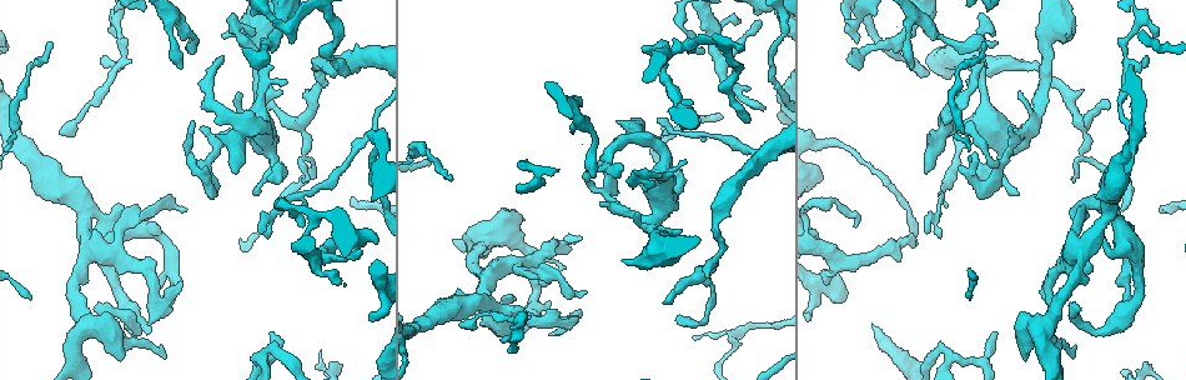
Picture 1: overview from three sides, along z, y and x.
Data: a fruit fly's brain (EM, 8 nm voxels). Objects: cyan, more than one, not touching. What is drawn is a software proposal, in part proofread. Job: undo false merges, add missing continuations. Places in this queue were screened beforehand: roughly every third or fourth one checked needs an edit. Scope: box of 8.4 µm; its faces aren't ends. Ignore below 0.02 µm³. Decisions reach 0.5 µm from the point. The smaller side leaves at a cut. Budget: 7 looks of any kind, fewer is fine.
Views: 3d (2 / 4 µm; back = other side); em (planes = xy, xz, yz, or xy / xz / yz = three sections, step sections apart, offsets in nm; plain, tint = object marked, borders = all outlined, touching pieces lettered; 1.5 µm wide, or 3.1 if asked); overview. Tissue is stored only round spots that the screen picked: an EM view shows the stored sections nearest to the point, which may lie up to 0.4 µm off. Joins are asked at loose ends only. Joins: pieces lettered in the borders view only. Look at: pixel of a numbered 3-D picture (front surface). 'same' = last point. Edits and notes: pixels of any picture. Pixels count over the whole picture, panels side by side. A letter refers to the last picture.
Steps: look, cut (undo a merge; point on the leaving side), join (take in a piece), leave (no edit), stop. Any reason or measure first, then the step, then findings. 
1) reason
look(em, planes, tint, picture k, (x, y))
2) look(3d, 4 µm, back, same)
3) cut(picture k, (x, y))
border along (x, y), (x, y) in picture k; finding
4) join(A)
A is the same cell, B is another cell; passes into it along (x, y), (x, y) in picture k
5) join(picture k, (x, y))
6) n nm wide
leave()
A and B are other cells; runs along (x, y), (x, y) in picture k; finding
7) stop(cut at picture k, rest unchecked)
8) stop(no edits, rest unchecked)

thin end
look(em, xy, step 4, borders, picture 1, (183, 67))

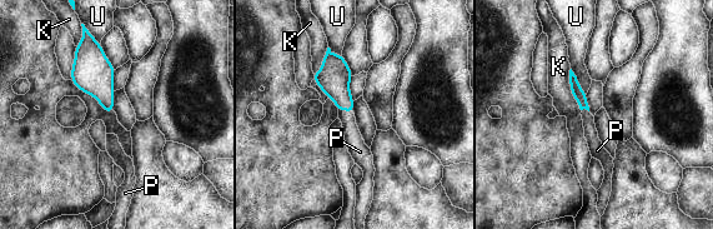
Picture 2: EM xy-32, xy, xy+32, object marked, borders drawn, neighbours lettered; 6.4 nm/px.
look(em, planes, borders, same)

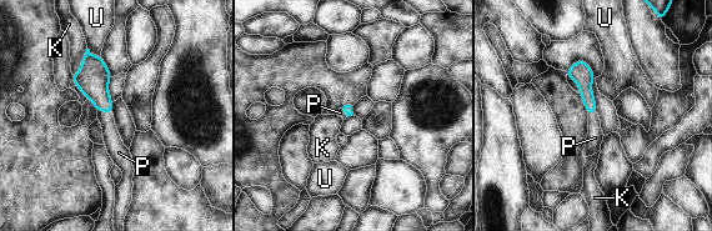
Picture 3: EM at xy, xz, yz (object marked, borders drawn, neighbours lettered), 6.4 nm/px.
join(P)
P is the same cell, K and U are other cells; passes into it along (93, 79), (105, 111), (115, 146) in picture 3; it goes on there

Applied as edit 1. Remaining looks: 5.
look(overview)

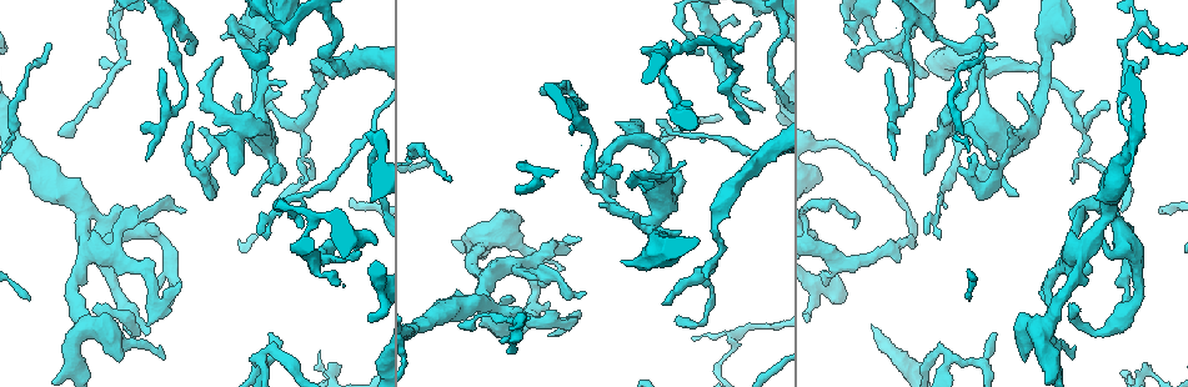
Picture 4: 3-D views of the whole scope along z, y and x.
thick turns thin
look(3d, 4 µm, picture 4, (678, 47))

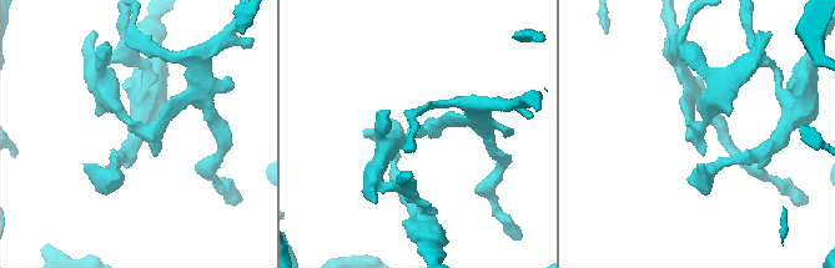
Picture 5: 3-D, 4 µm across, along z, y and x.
look(em, planes, tint, picture 5, (135, 128))

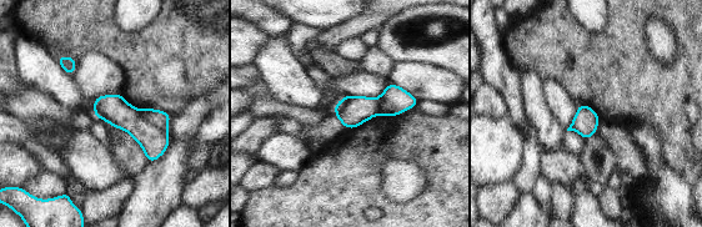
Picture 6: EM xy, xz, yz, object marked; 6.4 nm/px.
look(em, planes, borders, same)

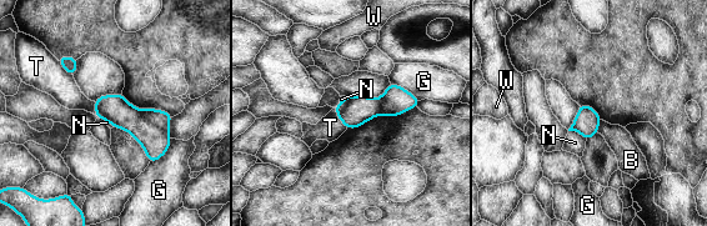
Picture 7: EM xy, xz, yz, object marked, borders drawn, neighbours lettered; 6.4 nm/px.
160 nm wide
cut(picture 7, (160, 119))
B, G, N, T and W are other cells; border along (139, 110), (149, 121), (166, 134) in picture 7; a second cell is stuck on

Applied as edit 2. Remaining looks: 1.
stop(join at picture 3, cut at picture 7, rest unchecked)

